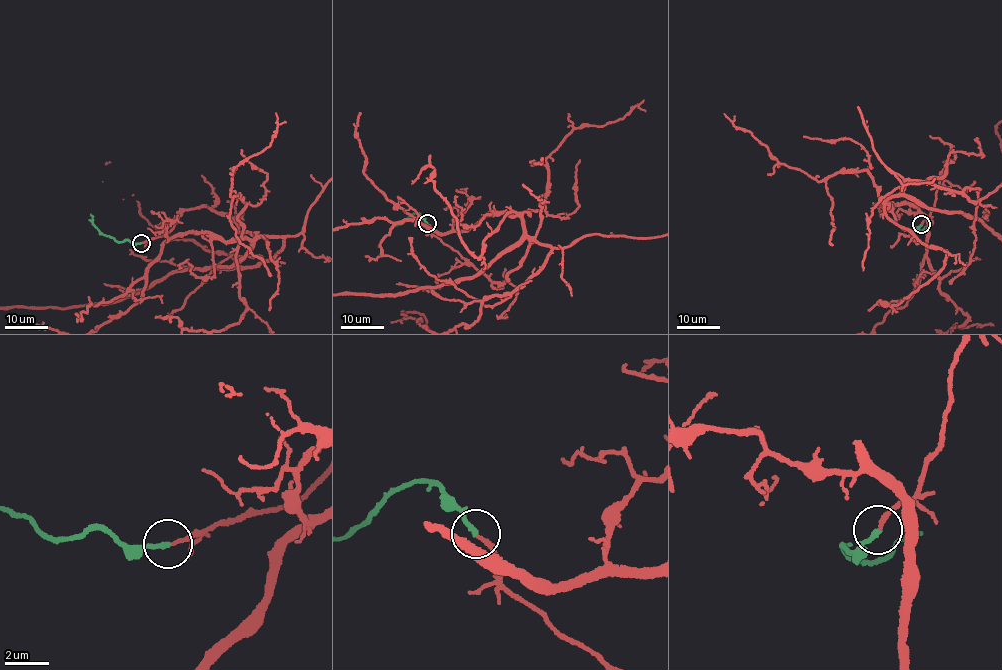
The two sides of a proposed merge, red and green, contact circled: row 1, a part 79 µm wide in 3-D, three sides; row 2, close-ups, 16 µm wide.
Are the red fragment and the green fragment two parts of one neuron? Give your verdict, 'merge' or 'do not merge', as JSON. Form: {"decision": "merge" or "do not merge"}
{"decision": "merge"}

